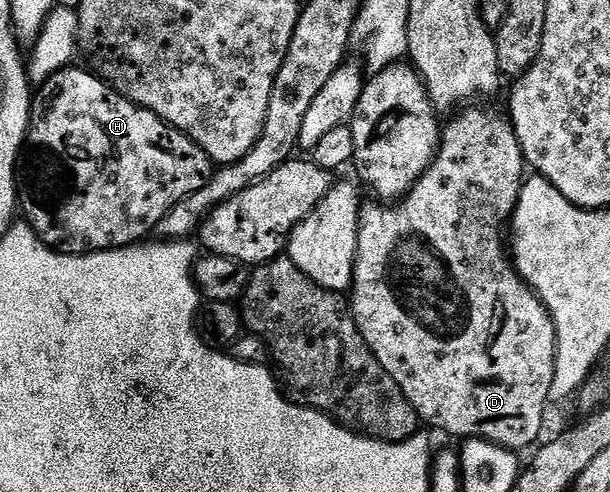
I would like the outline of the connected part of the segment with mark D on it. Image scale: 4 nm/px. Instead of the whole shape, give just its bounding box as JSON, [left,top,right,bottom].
[350,108,556,452]

